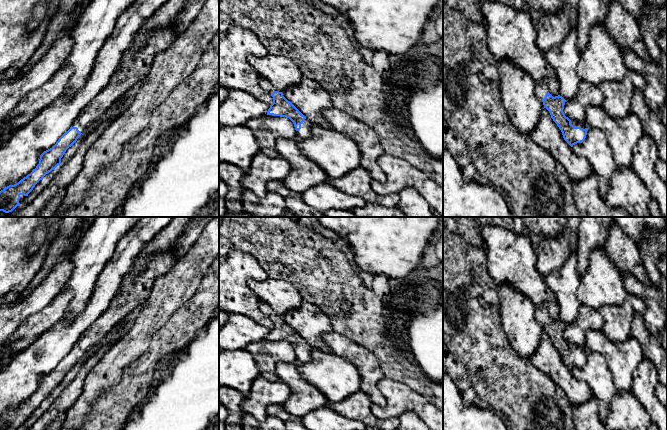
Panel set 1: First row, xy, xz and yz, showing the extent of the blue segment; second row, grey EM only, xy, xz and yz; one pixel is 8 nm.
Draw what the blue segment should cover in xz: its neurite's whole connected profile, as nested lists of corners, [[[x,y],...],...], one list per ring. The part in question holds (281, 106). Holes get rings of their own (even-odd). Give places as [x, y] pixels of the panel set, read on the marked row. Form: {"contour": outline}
{"contour": [[[274,91],[271,96],[273,103],[267,111],[267,115],[280,116],[289,118],[297,132],[297,138],[304,140],[312,135],[313,123],[308,121],[306,117],[284,96],[282,92]]]}

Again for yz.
{"contour": [[[545,83],[536,84],[535,92],[546,108],[553,121],[562,132],[564,140],[573,147],[577,143],[582,143],[587,135],[588,127],[585,127],[575,121],[571,121],[565,116],[563,109],[566,100],[558,95],[553,97]]]}

